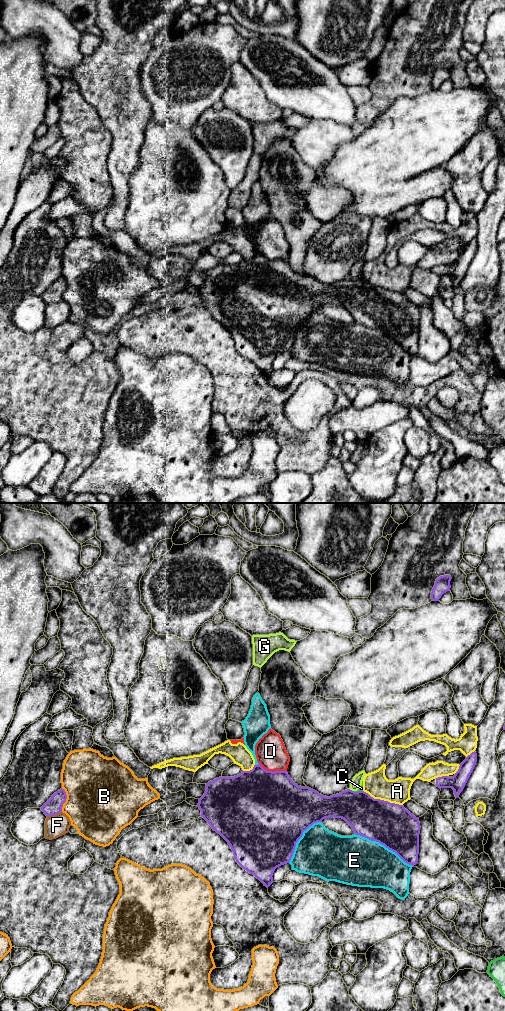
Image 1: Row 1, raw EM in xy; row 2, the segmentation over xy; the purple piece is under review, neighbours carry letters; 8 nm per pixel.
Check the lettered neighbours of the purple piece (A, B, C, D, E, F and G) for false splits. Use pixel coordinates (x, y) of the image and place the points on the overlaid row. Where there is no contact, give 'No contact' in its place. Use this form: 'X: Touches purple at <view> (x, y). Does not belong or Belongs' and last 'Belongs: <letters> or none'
A: Touches purple at xy (383, 800). Does not belong
B: Touches purple at xy (65, 800). Does not belong
C: Touches purple at xy (358, 791). Does not belong
D: Touches purple at xy (273, 772). Belongs
E: Touches purple at xy (383, 844). Does not belong
F: Touches purple at xy (54, 814). Does not belong
G: Touches purple at xy (351, 790). Does not belong
Belongs: D

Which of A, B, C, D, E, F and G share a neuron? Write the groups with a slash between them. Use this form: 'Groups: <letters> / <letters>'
Groups: A / B / C / D / E / F / G

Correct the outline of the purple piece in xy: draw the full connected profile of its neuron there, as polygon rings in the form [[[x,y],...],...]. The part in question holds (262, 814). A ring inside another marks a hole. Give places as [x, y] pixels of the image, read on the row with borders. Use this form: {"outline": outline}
{"outline": [[[271,728],[255,745],[258,765],[250,771],[242,771],[234,777],[219,777],[206,784],[206,791],[199,799],[201,816],[214,831],[220,834],[230,845],[236,862],[247,872],[253,874],[264,886],[273,883],[273,873],[281,865],[290,862],[296,843],[314,823],[334,817],[344,819],[353,829],[354,834],[371,841],[379,842],[395,852],[405,863],[416,865],[419,854],[420,822],[403,805],[374,799],[364,791],[354,792],[350,789],[330,797],[323,796],[309,787],[295,784],[287,773],[290,757],[280,735]]]}

